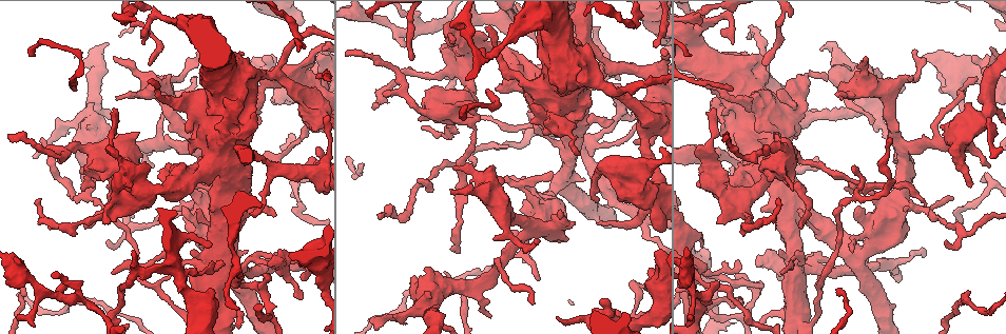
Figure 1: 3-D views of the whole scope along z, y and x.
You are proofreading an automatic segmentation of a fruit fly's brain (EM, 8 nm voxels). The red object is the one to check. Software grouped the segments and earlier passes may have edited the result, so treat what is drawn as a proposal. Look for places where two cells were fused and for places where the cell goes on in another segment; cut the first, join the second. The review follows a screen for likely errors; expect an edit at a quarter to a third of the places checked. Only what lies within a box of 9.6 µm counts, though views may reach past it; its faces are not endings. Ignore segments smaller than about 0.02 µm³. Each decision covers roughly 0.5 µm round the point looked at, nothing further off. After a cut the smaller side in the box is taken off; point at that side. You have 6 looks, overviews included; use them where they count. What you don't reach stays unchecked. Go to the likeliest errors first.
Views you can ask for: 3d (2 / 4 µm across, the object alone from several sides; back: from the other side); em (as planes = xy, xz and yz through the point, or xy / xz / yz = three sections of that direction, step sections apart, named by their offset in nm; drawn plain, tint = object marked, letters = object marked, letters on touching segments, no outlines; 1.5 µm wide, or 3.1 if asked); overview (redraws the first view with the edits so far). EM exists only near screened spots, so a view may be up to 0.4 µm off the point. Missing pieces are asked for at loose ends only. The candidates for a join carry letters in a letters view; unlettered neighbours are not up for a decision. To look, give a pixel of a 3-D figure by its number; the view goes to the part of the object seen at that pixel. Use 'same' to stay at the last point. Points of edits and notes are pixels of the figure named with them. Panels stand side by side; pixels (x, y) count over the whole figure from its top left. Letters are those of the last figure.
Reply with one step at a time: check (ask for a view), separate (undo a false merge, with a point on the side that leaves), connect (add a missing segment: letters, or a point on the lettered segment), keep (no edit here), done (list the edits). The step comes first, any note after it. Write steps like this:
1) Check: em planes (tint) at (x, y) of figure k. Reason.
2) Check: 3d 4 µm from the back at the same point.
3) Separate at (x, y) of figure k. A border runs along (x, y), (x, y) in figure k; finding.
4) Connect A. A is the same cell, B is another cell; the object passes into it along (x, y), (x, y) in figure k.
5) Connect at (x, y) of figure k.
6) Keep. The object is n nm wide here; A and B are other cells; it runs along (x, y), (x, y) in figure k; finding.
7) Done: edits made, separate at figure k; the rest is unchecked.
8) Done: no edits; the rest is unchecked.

Check: em yz step 4 (letters) at (454, 251) of figure 1. Long arm stops here.

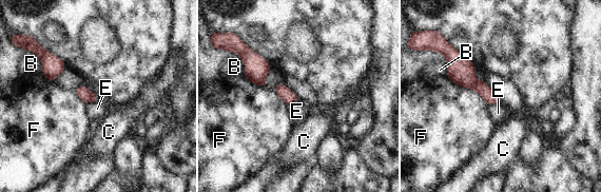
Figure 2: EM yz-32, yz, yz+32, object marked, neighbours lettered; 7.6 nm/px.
Keep. The object is 100 nm wide here; the longest contact is with F, 380 nm; B, C, E and F are other cells; no lettered segment goes on from it.

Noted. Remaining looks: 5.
Check: 3d 4 µm from the back at (701, 245) of figure 1. Tapers out.

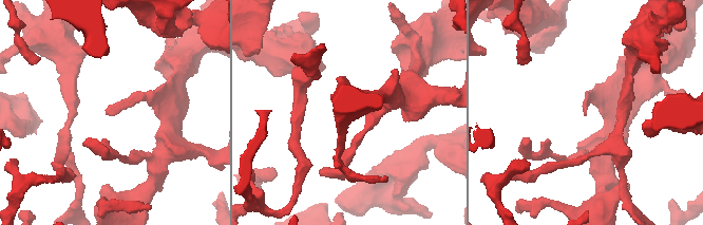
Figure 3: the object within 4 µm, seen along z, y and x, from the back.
Check: em planes (letters) at (107, 113) of figure 3. Shape alone is not enough.

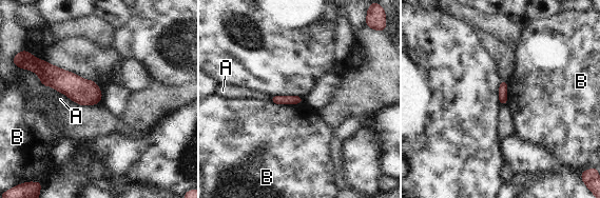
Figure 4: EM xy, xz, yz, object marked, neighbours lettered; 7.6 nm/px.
Keep. A and B are other cells; a border runs along (270, 100), (282, 104), (303, 102) in figure 4; none of them fits.

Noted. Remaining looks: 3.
Check: em yz step 4 (letters) at (818, 277) of figure 1. Free end.

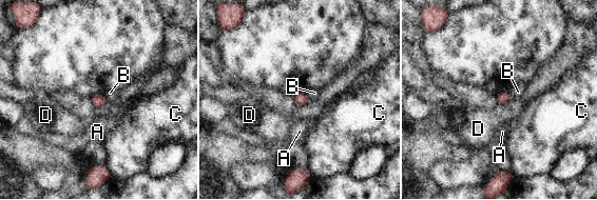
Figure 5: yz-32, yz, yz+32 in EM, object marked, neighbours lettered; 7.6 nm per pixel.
Keep. A, B, C and D are other cells; a border runs along (512, 100), (498, 104) in figure 5; no lettered segment goes on from it.

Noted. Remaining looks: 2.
Done: no edits; the rest is unchecked.

